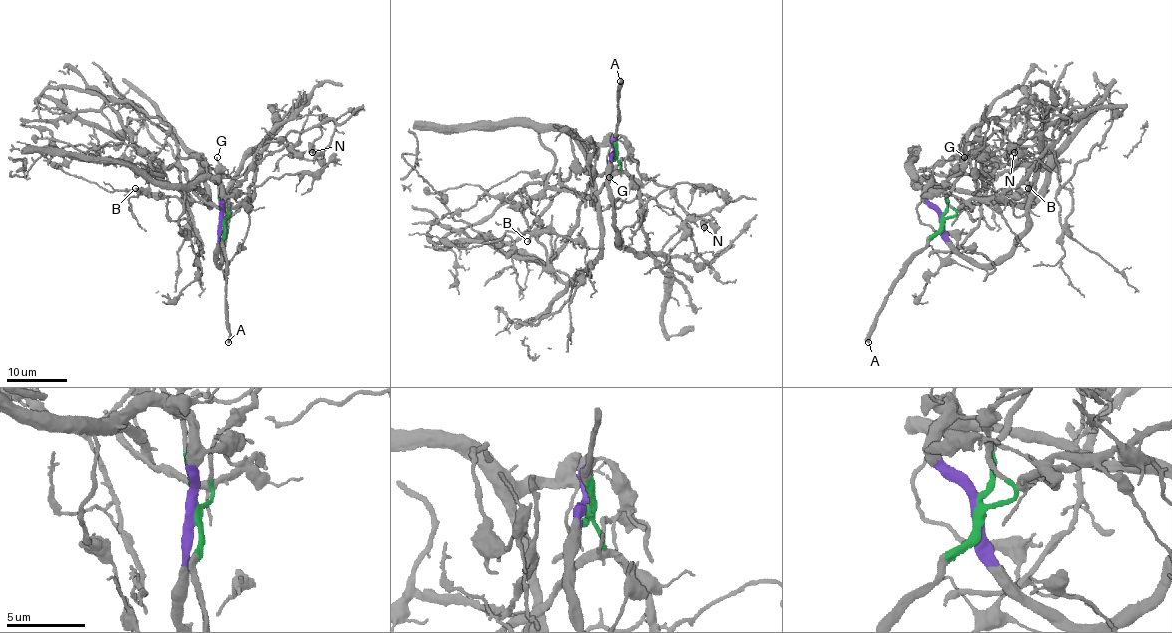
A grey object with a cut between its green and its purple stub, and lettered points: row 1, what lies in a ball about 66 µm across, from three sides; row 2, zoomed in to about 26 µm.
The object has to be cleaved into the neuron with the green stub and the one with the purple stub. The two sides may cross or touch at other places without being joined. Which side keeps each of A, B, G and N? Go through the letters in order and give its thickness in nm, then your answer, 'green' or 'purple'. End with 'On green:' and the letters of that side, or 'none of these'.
A: 420 nm | green
B: 170 nm | purple
G: 120 nm | purple
N: 320 nm | green
On green: A, N

